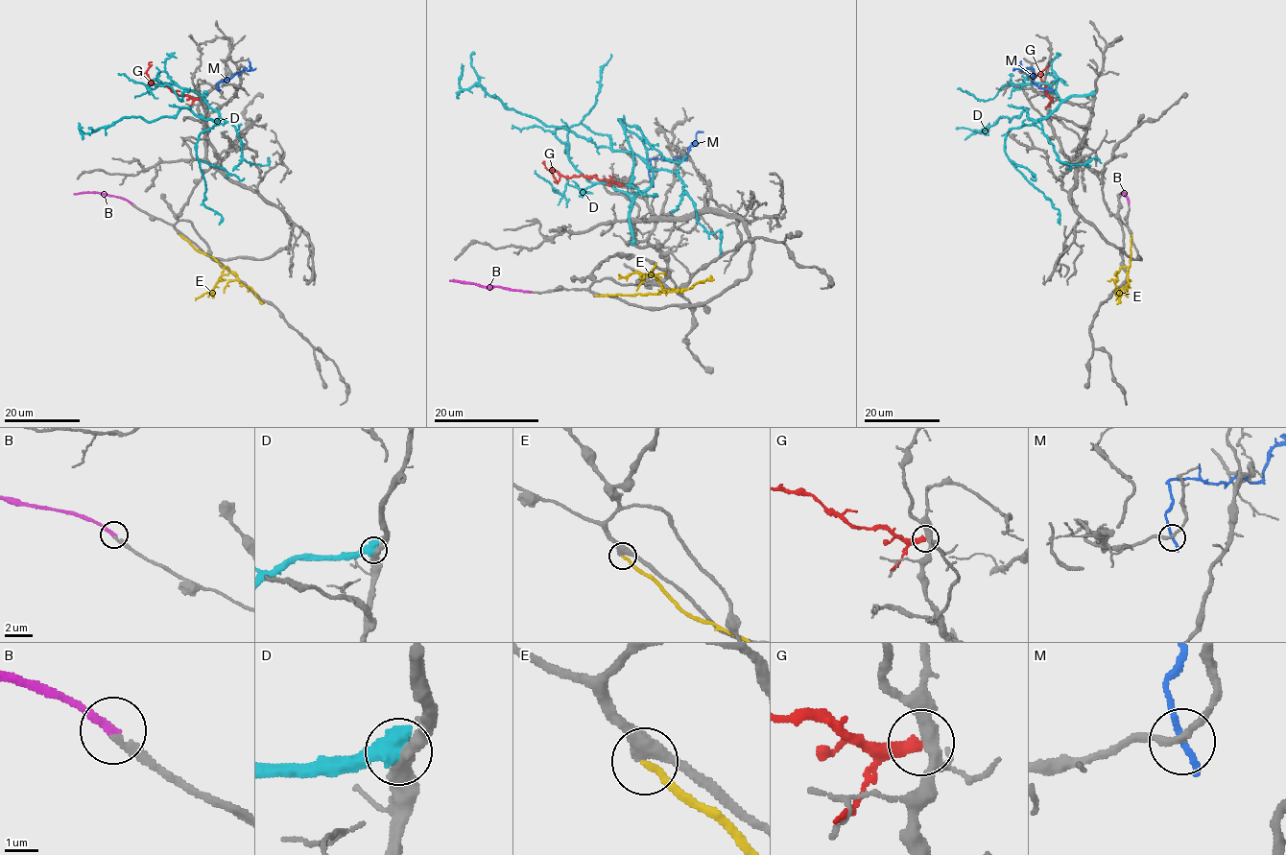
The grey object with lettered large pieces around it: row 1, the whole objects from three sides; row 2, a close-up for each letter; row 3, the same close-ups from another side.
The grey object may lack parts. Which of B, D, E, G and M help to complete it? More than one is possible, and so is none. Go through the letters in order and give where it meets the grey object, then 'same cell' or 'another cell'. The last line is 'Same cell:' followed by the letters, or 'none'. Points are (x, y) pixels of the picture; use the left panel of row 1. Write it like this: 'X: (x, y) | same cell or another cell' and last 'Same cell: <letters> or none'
B: (131, 203) | same cell
D: (205, 93) | another cell
E: (178, 234) | another cell
G: (199, 98) | another cell
M: (218, 89) | another cell
Same cell: B

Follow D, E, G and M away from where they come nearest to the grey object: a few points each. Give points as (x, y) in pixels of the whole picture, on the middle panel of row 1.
D: (633, 243), (630, 208), (652, 171), (636, 154), (506, 107), (480, 86), (460, 87), (461, 64)
E: (595, 296), (657, 294), (662, 290), (655, 275), (631, 273), (623, 277), (619, 274)
G: (623, 185), (590, 176), (562, 176), (553, 169), (551, 172), (557, 183)
M: (651, 181), (652, 158), (683, 160), (687, 150), (695, 143), (695, 135), (703, 132)

